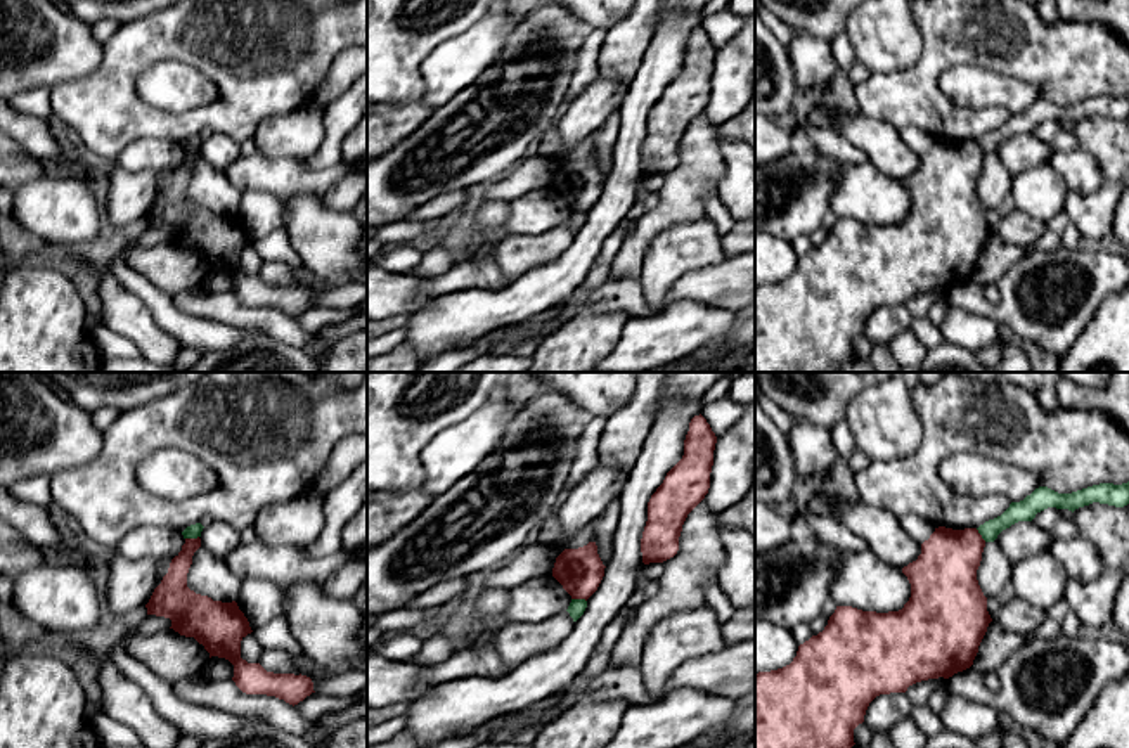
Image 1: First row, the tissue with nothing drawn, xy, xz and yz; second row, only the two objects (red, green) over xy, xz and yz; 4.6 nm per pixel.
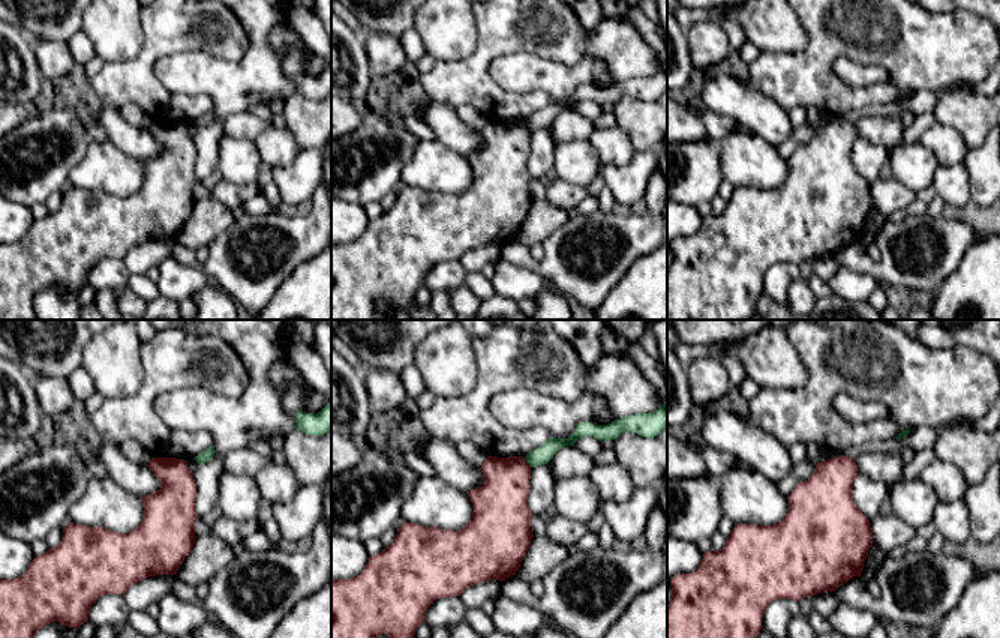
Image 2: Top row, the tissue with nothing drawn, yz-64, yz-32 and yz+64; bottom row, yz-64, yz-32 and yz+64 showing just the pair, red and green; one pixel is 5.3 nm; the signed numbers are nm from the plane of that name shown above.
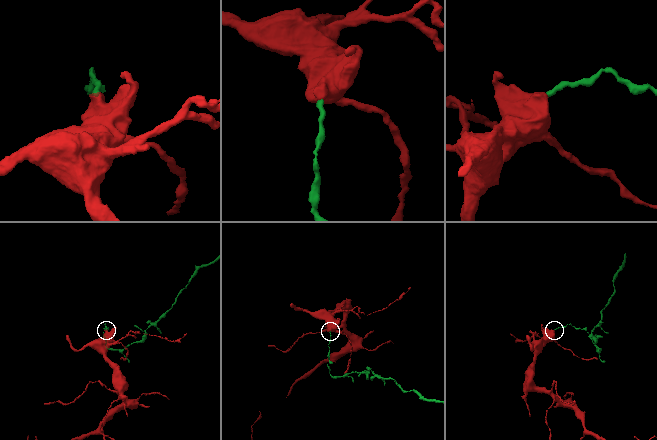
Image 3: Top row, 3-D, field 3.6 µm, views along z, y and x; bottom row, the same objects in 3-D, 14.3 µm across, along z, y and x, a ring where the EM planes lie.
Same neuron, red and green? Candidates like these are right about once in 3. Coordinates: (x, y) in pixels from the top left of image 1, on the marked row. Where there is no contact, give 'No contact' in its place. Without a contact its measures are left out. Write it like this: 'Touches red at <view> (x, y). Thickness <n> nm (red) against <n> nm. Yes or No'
Touches red at xz (579, 598). Thickness 220 nm (red) against 80 nm. No

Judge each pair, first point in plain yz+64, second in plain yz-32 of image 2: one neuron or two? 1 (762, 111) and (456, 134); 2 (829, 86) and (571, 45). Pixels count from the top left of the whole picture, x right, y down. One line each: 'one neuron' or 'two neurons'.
1: one neuron
2: one neuron

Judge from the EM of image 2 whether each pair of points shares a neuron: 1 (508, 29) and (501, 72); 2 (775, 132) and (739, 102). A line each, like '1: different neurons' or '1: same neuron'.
1: different neurons
2: same neuron

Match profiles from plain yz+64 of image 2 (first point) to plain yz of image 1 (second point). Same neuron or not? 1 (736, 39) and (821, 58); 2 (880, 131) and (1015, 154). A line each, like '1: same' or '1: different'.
1: different
2: same

